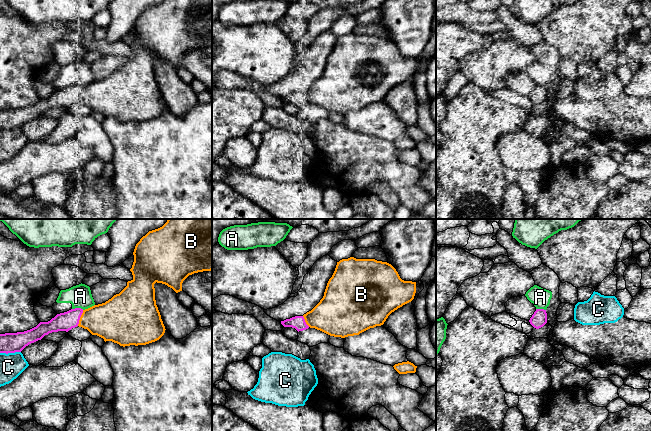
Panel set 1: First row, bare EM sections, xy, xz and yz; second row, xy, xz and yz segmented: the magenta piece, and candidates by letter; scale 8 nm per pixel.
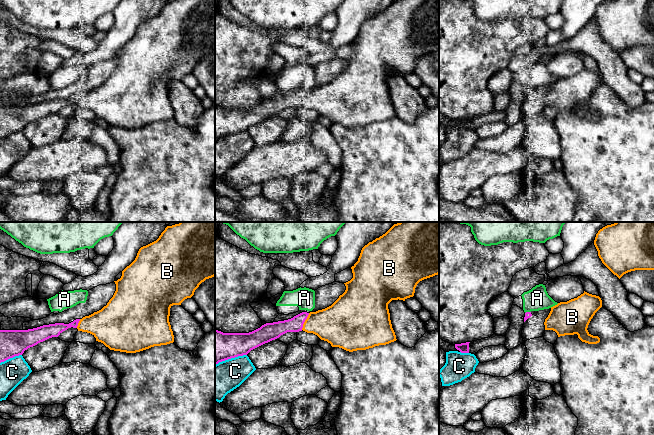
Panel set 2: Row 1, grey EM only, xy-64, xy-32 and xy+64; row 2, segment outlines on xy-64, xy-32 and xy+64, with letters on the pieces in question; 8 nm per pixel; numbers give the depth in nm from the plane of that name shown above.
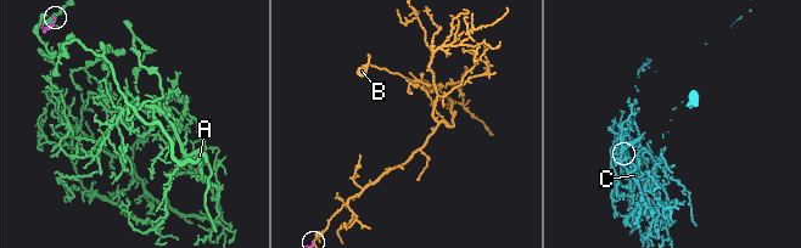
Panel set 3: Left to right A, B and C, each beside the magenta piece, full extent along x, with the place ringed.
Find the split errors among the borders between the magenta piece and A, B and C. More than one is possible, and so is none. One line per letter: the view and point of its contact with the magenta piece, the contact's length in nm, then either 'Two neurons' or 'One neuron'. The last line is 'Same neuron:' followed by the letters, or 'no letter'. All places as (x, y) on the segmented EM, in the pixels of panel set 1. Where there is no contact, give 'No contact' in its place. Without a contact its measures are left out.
A: Touches magenta at xy (78, 308). Shared border 100 nm. Two neurons
B: Touches magenta at xy (79, 318). Shared border 140 nm. One neuron
C: Touches magenta at xy (10, 352). Shared border 170 nm. Two neurons
Same neuron: B

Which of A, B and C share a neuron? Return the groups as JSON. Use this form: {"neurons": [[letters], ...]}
{"neurons": [["A"], ["B"], ["C"]]}

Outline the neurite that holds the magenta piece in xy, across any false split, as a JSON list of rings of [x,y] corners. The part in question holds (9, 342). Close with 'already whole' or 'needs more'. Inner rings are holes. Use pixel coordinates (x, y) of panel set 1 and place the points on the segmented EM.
[[[168,219],[162,227],[149,231],[140,239],[133,255],[134,262],[130,269],[133,279],[119,294],[85,310],[75,308],[57,314],[50,321],[40,322],[30,330],[0,334],[0,353],[21,352],[49,333],[68,332],[77,326],[103,338],[105,342],[112,341],[123,347],[146,345],[159,340],[166,329],[156,305],[154,284],[165,284],[178,293],[189,275],[212,270],[212,219]]]; needs more

